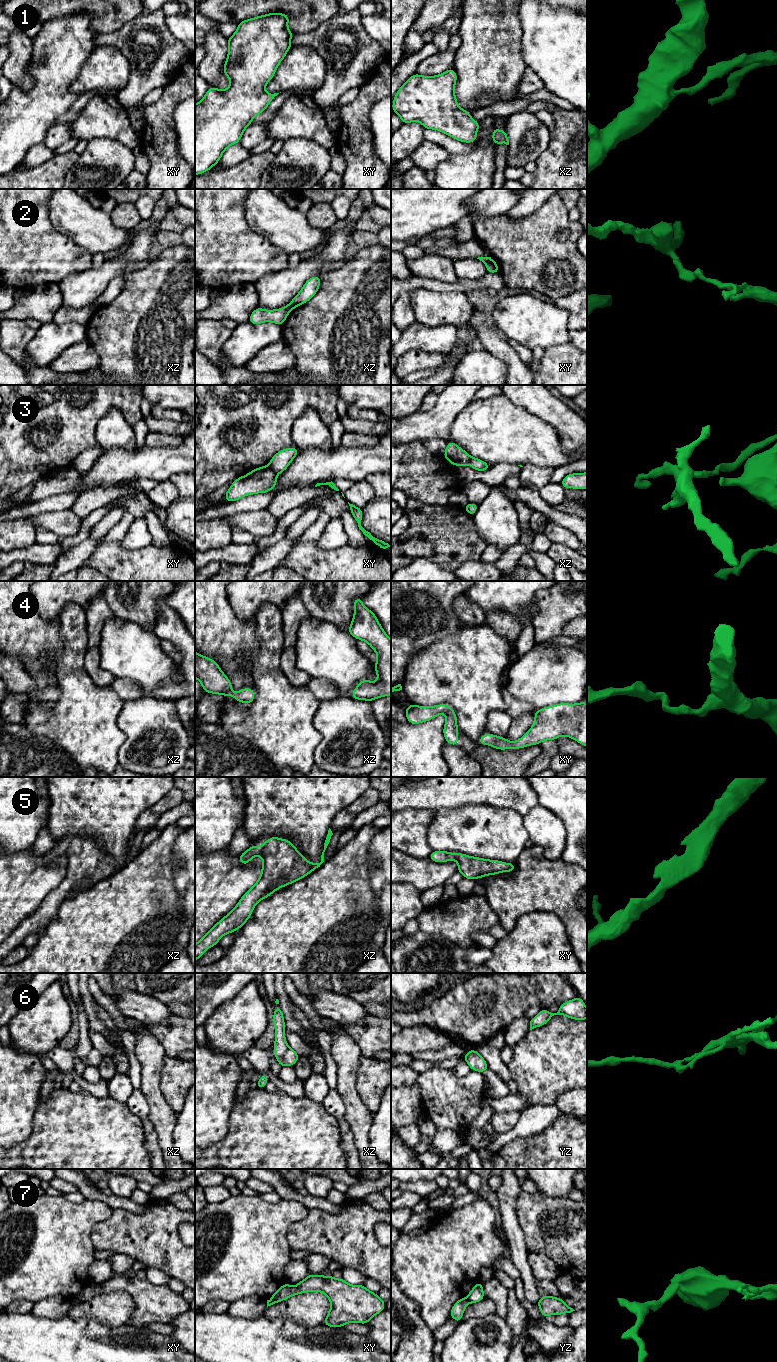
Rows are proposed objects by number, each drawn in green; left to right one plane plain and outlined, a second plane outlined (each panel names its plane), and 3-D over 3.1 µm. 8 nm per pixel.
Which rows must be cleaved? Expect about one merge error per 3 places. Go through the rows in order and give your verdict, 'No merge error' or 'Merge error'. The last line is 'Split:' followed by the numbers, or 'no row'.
1: No merge error
2: Merge error
3: Merge error
4: No merge error
5: No merge error
6: Merge error
7: Merge error
Split: 2, 3, 6, 7

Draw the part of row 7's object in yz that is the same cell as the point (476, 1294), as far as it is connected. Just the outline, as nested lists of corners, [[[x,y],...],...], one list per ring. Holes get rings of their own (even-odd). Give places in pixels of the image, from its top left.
[[[479,1281],[478,1283],[475,1284],[473,1289],[469,1292],[467,1299],[470,1303],[477,1303],[485,1299],[482,1282]]]

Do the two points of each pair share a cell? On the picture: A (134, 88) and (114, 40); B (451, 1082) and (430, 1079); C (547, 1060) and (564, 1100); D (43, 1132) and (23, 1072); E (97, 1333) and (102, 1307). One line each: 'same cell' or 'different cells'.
A: same cell
B: same cell
C: different cells
D: different cells
E: different cells

